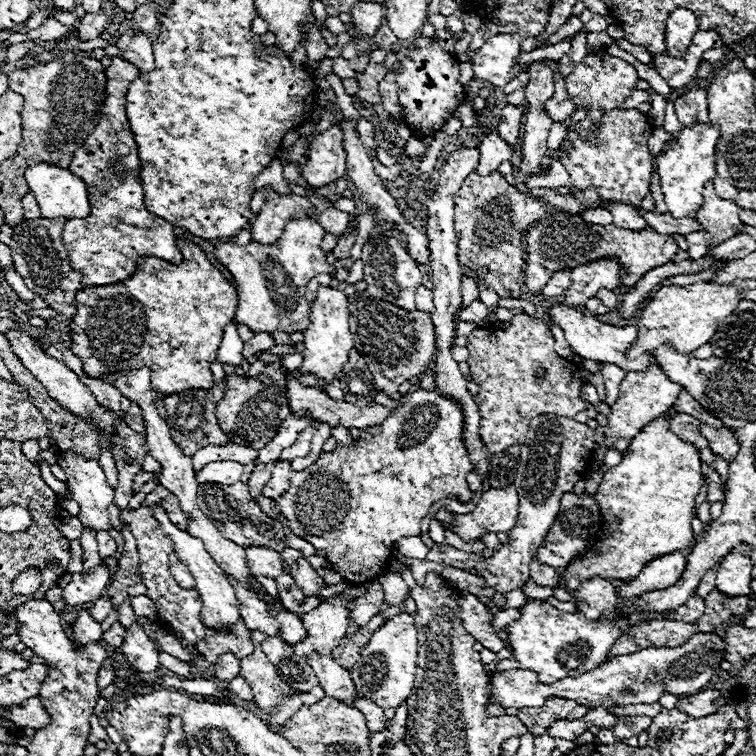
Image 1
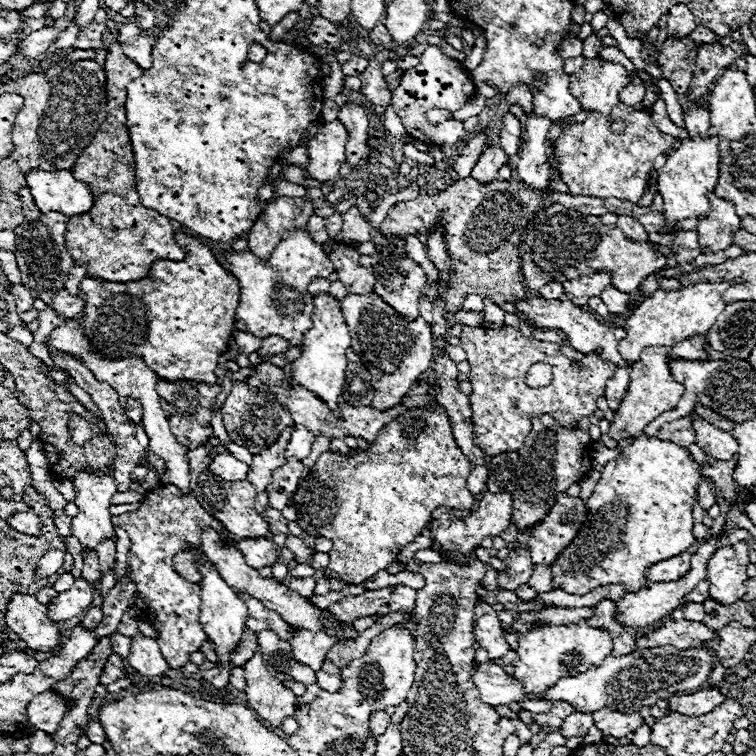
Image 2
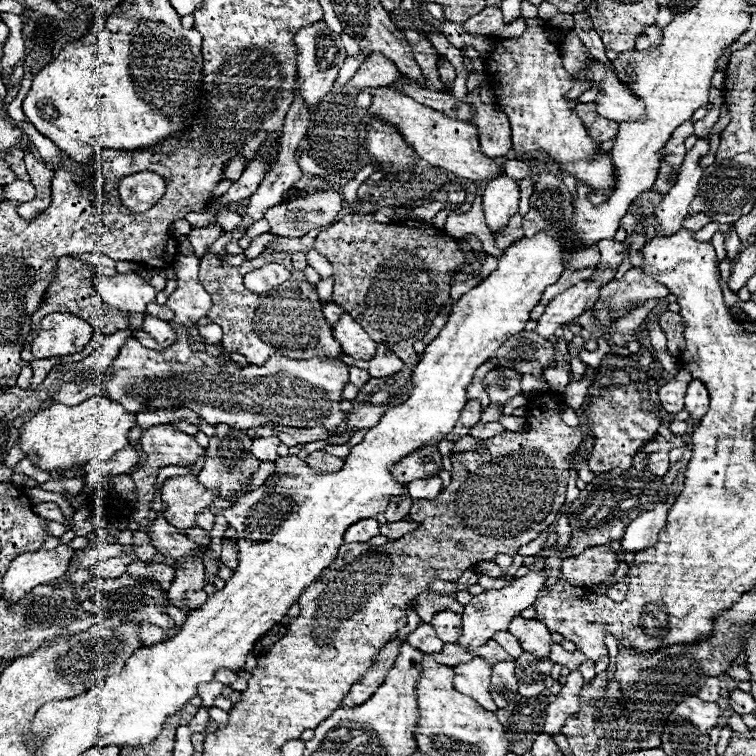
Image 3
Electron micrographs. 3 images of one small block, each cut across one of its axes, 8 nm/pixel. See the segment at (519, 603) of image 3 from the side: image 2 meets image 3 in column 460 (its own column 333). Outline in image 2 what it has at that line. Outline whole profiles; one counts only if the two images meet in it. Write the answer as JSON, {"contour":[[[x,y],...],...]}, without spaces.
{"contour":[[[298,628],[294,638],[290,640],[294,658],[306,666],[310,666],[312,670],[318,670],[320,664],[324,662],[326,654],[330,652],[330,648],[338,642],[336,636],[330,636],[326,632],[326,628],[320,628],[318,632],[312,630],[304,630]]]}

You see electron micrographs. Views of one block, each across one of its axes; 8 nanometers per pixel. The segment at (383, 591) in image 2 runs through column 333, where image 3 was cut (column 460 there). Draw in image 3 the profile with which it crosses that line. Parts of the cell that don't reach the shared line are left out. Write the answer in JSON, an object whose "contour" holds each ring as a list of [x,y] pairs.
{"contour":[[[438,592],[418,594],[418,596],[412,600],[412,606],[414,606],[414,610],[418,612],[418,616],[422,618],[422,622],[430,622],[432,616],[434,616],[436,612],[442,612],[442,610],[454,610],[454,612],[460,612],[460,614],[462,614],[462,604],[456,602],[454,596],[438,594]]]}

